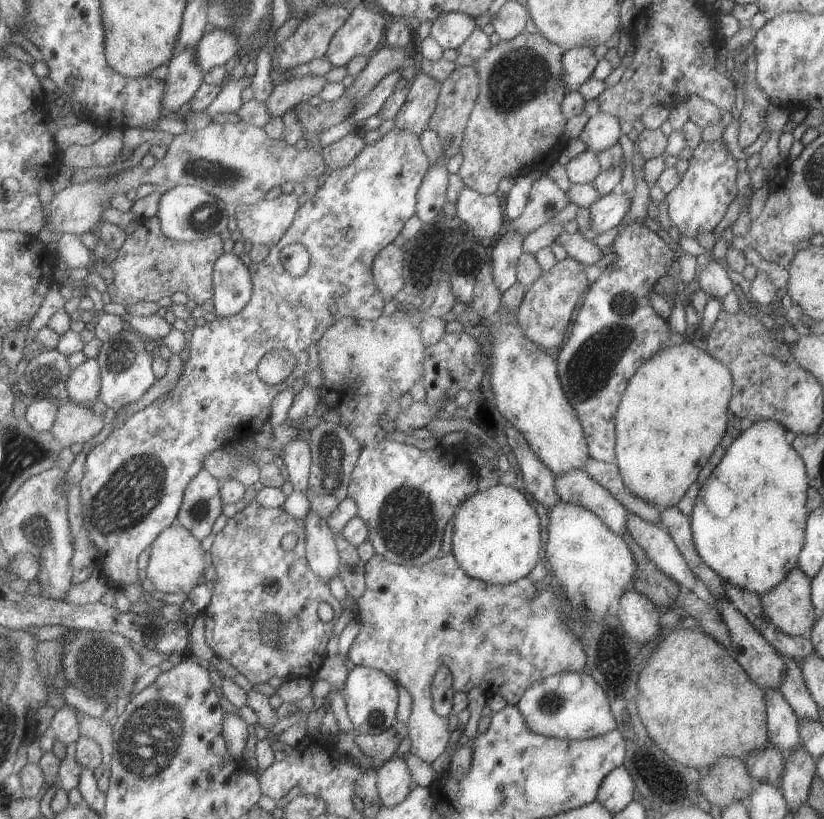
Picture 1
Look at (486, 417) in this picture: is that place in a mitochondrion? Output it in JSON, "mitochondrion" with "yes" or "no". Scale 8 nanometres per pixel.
{"mitochondrion":"no"}

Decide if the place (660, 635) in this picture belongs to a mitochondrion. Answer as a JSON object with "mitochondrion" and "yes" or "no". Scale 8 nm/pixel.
{"mitochondrion":"no"}

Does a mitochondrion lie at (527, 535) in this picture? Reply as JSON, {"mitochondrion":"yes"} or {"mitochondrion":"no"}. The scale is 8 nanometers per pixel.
{"mitochondrion":"no"}

